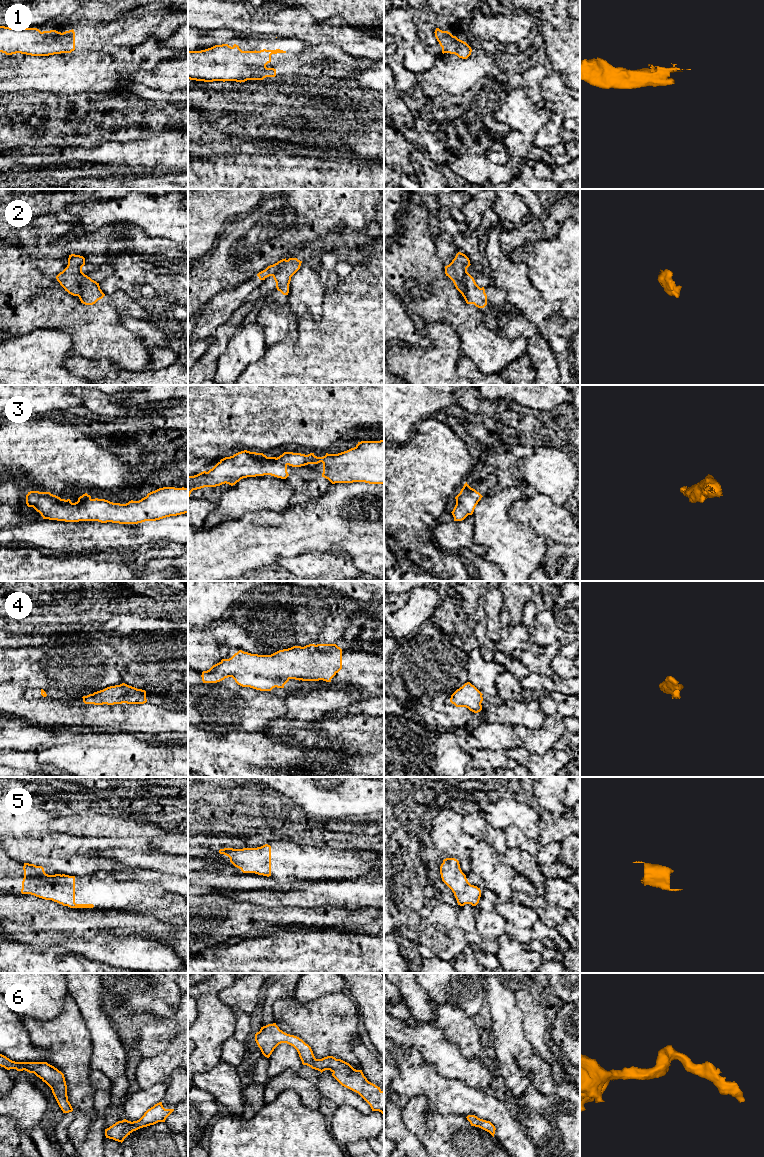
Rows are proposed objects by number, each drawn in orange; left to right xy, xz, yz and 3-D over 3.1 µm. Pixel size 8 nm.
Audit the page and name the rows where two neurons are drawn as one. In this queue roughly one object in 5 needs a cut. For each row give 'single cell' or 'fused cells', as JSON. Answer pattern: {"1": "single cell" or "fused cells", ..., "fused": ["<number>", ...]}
{"1": "single cell", "2": "fused cells", "3": "single cell", "4": "single cell", "5": "single cell", "6": "single cell", "fused": ["2"]}

